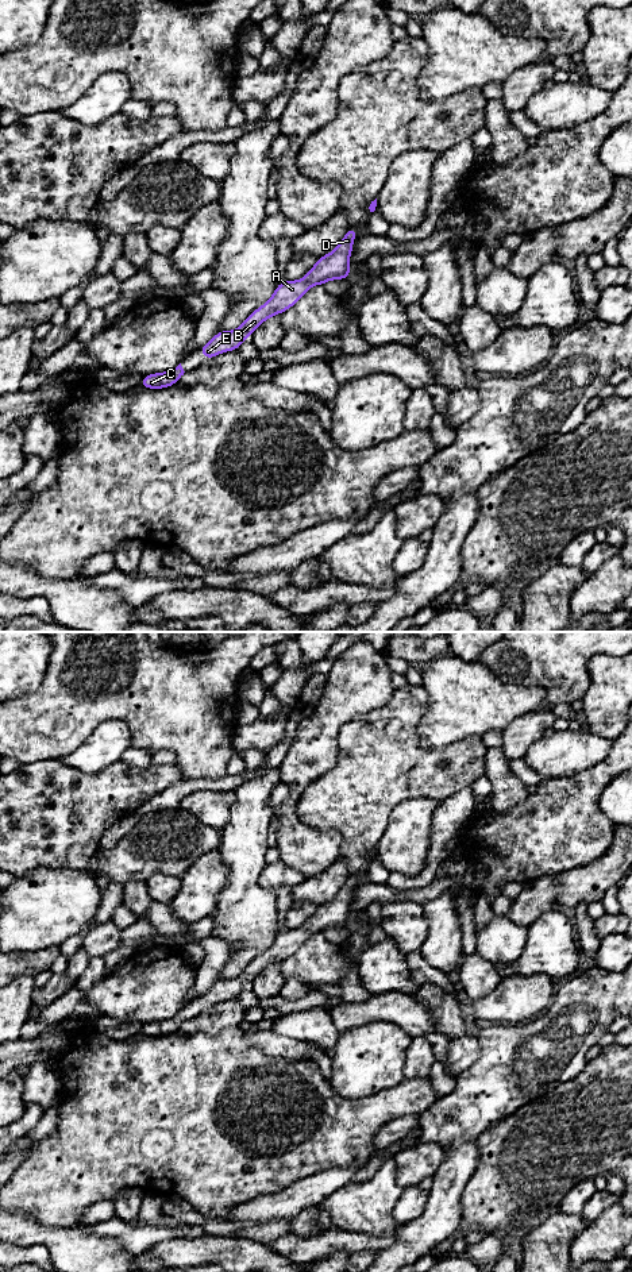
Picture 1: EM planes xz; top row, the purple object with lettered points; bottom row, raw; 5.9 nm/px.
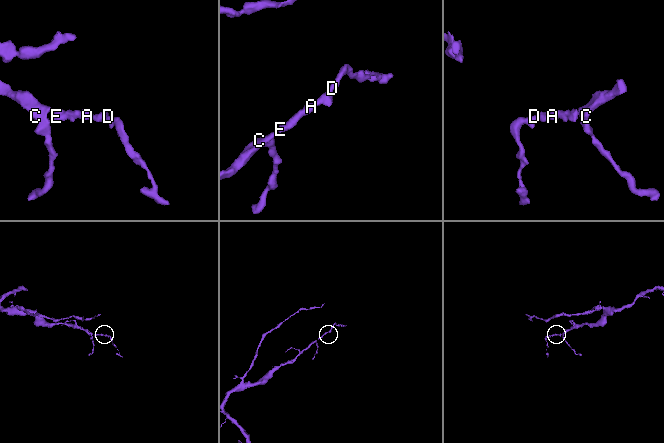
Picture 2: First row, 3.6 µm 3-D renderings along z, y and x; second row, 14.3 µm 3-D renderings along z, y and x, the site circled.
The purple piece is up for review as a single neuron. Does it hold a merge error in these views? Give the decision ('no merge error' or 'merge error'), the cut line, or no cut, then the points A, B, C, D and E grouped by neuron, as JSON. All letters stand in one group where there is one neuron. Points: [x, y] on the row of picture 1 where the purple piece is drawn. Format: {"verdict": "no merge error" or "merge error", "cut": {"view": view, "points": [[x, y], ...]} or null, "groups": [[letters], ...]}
{"verdict": "no merge error", "cut": null, "groups": [["A", "B", "C", "D", "E"]]}

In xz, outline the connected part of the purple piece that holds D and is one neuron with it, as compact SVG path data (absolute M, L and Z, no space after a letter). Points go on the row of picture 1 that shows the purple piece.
M350 227L336 248L319 258L302 280L282 281L269 301L255 309L238 329L217 332L205 346L200 347L203 356L211 359L217 354L239 348L243 340L251 336L266 319L293 307L312 285L323 285L330 280L350 278L348 259L357 235L358 230Z

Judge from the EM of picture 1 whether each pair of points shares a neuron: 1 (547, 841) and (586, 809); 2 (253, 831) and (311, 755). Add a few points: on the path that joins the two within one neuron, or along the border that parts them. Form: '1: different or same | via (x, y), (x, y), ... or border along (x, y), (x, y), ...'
1: same | via (557, 832), (577, 817)
2: different | border along (278, 769), (280, 781)

